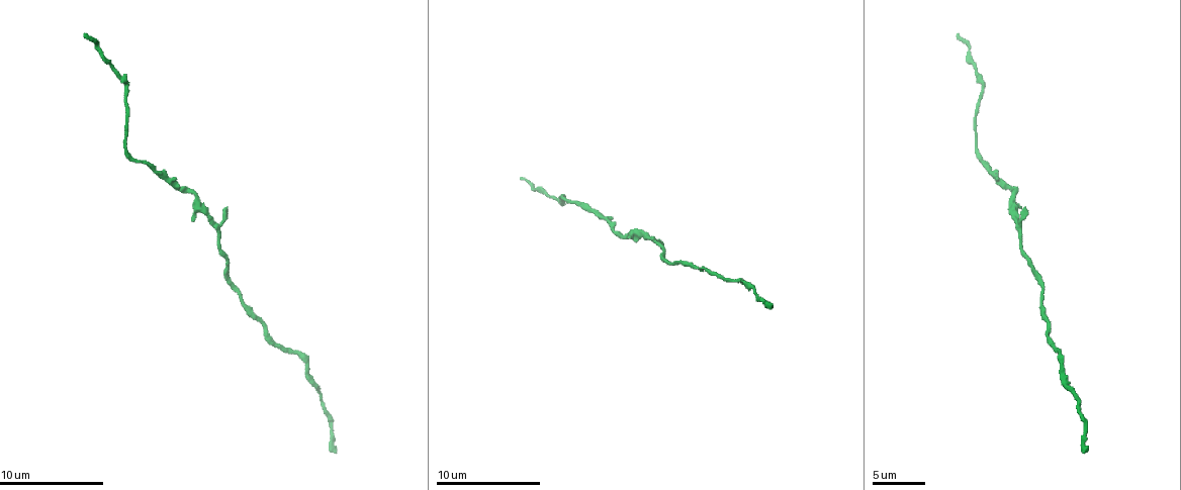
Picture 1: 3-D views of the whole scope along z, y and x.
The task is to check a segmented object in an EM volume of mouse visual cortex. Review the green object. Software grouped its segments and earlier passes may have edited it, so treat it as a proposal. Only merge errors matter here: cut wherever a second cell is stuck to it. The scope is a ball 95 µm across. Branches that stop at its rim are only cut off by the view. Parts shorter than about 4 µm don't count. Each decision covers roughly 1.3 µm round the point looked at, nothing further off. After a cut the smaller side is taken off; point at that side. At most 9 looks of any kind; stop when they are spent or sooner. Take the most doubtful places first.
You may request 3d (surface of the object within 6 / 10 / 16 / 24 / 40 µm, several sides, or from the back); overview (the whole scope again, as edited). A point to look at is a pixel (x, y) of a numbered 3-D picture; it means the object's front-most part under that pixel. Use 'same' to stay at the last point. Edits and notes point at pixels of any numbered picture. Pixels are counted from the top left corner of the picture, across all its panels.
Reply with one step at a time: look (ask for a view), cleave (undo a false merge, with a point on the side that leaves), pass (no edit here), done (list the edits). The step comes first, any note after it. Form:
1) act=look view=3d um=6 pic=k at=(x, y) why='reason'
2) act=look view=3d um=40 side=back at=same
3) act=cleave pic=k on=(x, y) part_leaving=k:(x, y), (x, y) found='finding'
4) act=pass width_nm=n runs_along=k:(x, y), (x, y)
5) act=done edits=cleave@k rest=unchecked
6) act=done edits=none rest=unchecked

act=look view=3d um=6 pic=1 at=(218, 234) why='three-way junction'

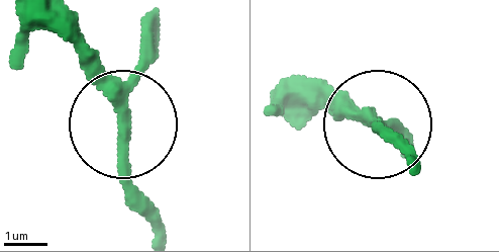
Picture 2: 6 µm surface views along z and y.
act=pass side_arm_um=28 found='one cell here'

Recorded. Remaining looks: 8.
act=look view=3d um=10 pic=1 at=(195, 195) why='calibre changes'

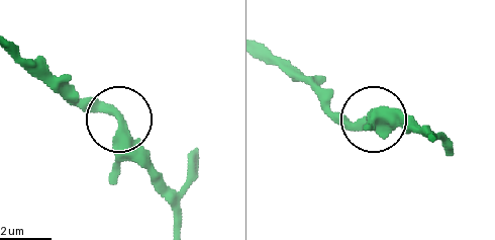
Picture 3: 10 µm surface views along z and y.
act=pass width_nm=390 found='all the same cell'

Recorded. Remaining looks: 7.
act=look view=3d um=6 pic=1 at=(552, 196) why='thick turns thin'

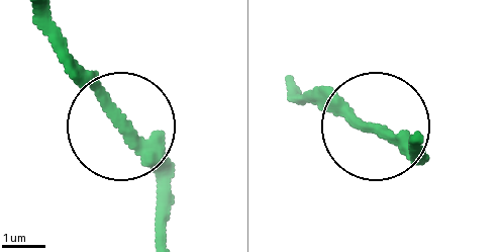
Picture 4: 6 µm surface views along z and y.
act=look view=3d um=6 side=back pic=4 at=(381, 131)

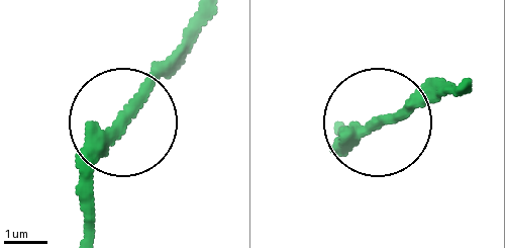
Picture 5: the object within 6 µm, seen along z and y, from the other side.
act=pass found='one cell here'

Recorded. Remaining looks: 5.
act=look view=3d um=6 pic=1 at=(566, 198) why='sudden change in width'

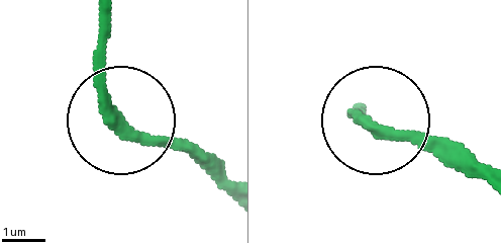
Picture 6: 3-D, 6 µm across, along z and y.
act=pass runs_along=6:(226, 189), (128, 131), (107, 87), (107, 11) found='all the same cell'

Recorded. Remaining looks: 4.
act=done edits=none rest=unchecked

